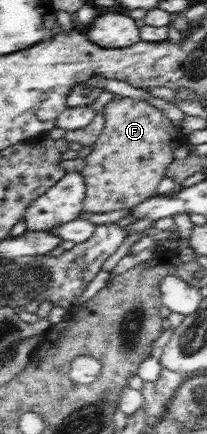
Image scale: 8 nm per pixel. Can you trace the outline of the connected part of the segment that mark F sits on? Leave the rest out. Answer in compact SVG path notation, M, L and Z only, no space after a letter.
M113 95L102 112L104 126L98 140L90 145L92 153L83 158L85 165L80 172L86 188L83 208L97 214L132 209L157 197L157 188L176 159L177 148L187 144L187 135L147 100Z

